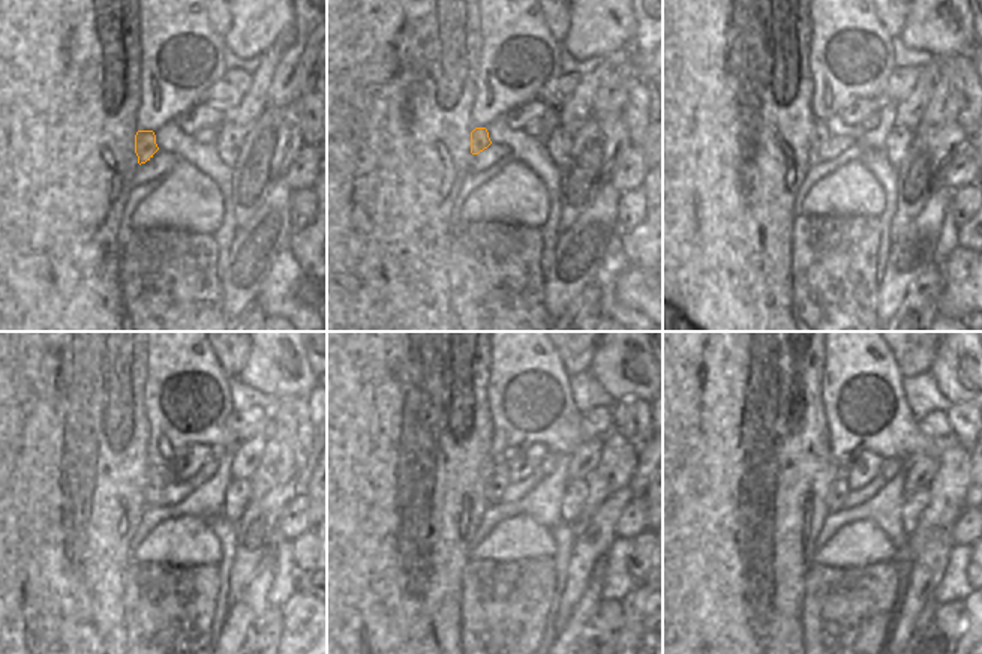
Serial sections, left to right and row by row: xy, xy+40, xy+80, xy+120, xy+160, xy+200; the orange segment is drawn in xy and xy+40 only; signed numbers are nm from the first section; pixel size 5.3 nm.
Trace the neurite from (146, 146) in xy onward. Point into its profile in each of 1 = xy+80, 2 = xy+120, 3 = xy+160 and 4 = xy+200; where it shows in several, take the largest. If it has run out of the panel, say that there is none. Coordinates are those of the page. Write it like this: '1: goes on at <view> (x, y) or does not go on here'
1: goes on at xy+80 (820, 134)
2: goes on at xy+120 (158, 477)
3: goes on at xy+160 (499, 477)
4: goes on at xy+200 (838, 488)

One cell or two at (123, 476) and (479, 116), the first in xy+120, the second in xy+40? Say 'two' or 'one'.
two

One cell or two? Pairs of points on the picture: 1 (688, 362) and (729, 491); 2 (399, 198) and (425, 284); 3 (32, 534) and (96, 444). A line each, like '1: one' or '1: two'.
1: one
2: one
3: one

